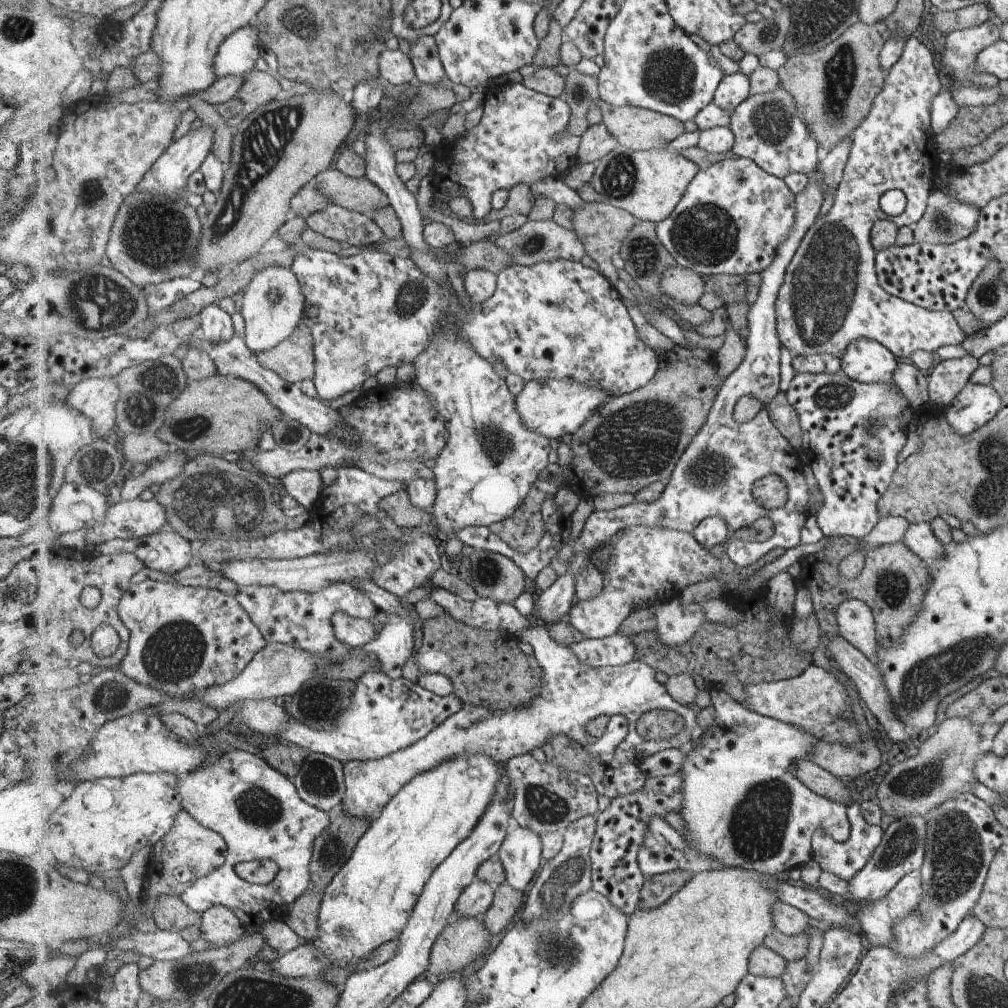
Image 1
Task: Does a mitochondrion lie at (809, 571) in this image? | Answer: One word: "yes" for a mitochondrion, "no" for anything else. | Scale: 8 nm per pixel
no

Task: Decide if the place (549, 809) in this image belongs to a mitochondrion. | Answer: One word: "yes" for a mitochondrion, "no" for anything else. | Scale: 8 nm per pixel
yes

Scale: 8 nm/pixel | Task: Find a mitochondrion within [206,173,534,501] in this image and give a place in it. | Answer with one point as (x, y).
(496, 445)

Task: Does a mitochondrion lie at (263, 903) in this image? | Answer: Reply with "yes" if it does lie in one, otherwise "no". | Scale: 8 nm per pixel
no

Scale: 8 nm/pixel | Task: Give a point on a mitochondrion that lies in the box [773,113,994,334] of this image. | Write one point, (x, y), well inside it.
(942, 224)

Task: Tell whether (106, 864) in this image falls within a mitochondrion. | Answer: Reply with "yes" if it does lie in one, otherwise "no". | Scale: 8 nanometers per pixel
no

